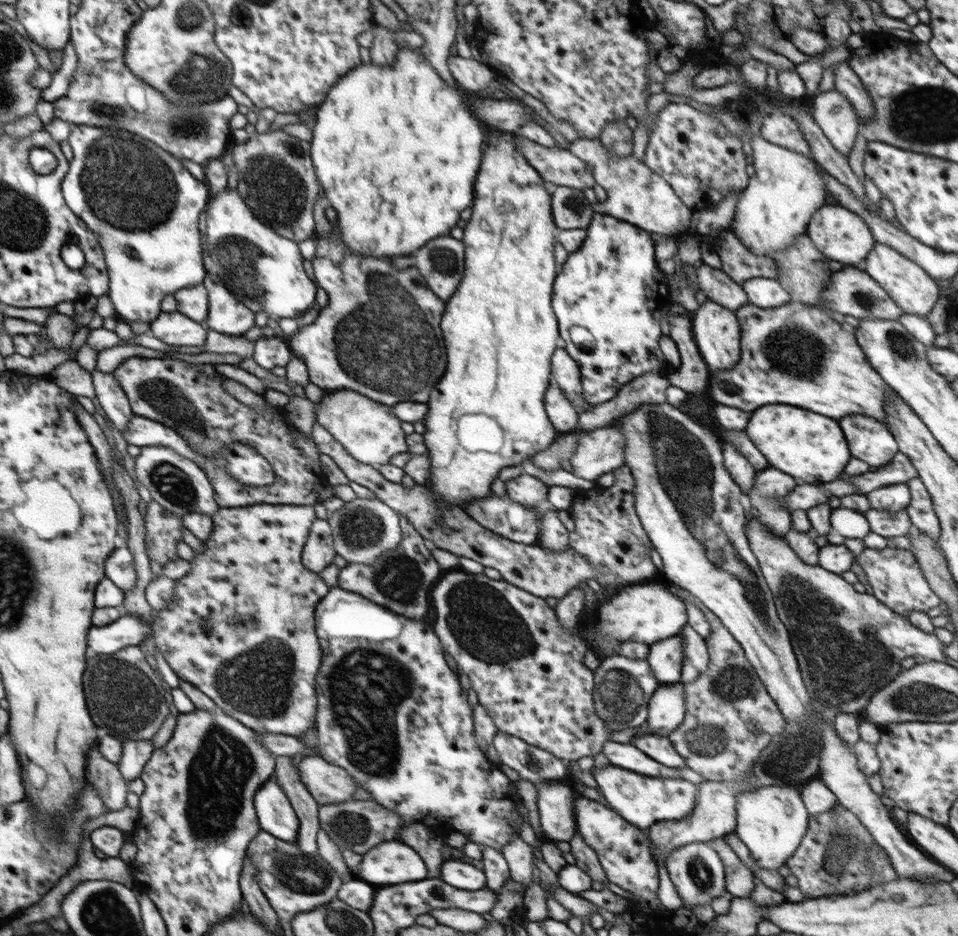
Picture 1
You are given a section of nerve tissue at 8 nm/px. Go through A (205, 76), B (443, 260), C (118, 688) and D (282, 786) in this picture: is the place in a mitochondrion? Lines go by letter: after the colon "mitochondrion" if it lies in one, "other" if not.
A: mitochondrion
B: mitochondrion
C: mitochondrion
D: other

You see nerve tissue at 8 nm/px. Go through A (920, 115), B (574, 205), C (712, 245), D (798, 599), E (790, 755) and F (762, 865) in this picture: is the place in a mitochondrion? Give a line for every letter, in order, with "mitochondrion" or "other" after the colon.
A: mitochondrion
B: mitochondrion
C: other
D: mitochondrion
E: mitochondrion
F: other

